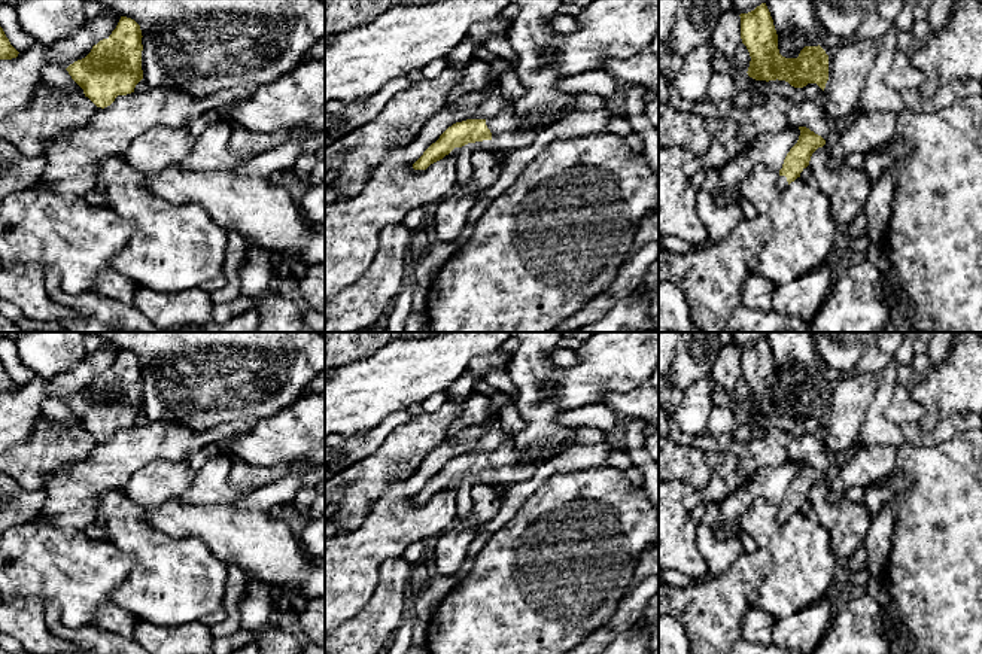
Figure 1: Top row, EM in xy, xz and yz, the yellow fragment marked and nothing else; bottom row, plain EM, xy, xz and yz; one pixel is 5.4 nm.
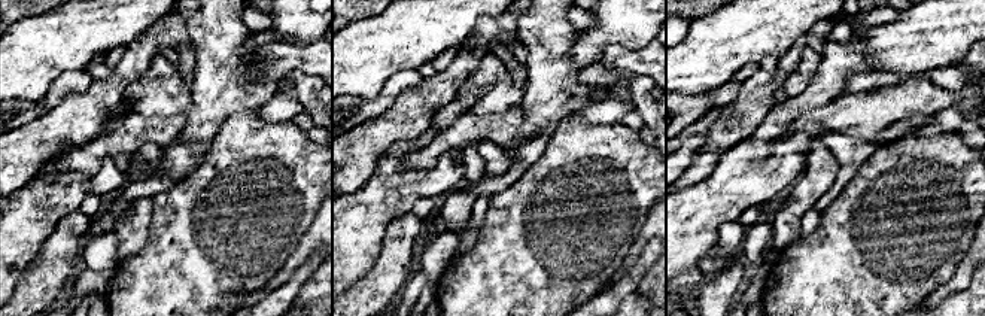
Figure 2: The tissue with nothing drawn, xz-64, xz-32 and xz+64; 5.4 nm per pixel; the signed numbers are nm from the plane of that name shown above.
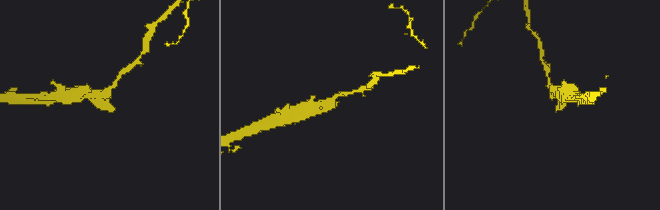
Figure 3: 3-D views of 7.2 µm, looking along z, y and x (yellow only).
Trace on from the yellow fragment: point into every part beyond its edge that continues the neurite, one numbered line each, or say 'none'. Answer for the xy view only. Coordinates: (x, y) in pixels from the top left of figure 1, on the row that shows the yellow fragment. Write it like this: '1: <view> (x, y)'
none

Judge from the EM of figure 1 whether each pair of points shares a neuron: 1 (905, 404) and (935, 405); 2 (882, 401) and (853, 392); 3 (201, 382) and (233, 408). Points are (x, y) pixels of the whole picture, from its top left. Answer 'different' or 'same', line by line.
1: same
2: different
3: same

